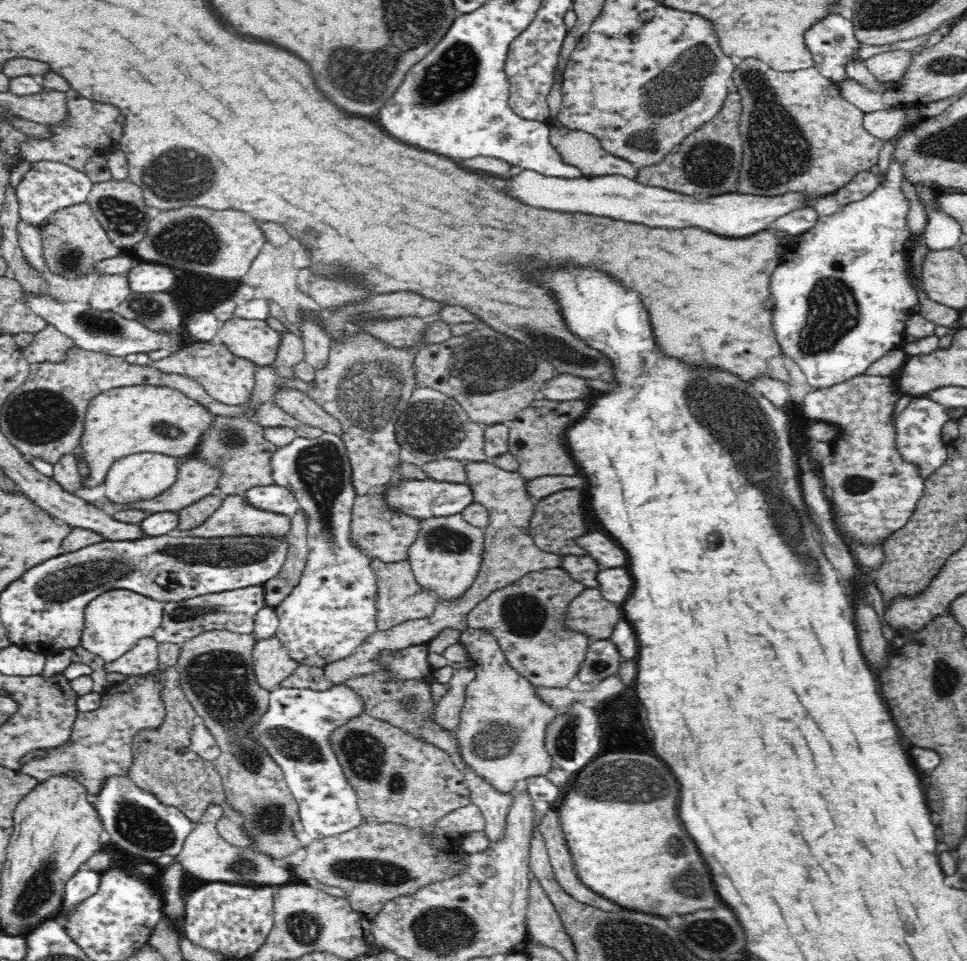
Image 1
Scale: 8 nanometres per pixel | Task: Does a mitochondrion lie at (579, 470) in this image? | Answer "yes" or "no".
no

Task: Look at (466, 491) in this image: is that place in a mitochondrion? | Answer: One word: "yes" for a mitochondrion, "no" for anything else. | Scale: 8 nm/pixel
no

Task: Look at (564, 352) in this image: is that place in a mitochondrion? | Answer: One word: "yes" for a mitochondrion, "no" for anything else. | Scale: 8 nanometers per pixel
yes

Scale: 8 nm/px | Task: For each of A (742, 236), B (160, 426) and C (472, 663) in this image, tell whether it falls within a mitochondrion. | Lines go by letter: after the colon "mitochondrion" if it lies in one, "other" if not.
A: other
B: mitochondrion
C: other

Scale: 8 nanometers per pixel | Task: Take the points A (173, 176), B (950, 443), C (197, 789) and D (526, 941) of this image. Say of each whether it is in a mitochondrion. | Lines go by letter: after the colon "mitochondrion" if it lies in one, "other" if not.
A: mitochondrion
B: other
C: other
D: other

